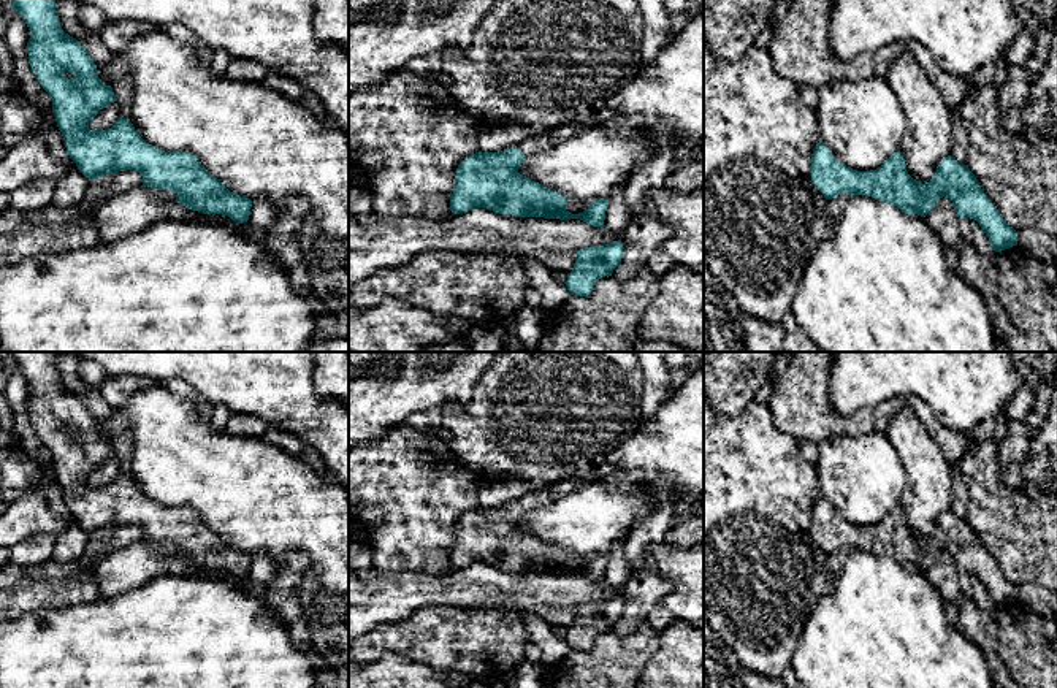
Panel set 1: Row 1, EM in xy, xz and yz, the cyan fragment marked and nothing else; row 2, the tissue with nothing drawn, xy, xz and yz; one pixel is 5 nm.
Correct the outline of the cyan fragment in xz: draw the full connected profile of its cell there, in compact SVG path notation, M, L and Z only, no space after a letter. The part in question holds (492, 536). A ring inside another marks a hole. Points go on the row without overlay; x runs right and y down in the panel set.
M517 501L466 512L456 523L452 568L483 563L504 571L580 574L591 582L605 582L609 555L594 555L583 568L572 569L564 550L518 528L525 515Z

